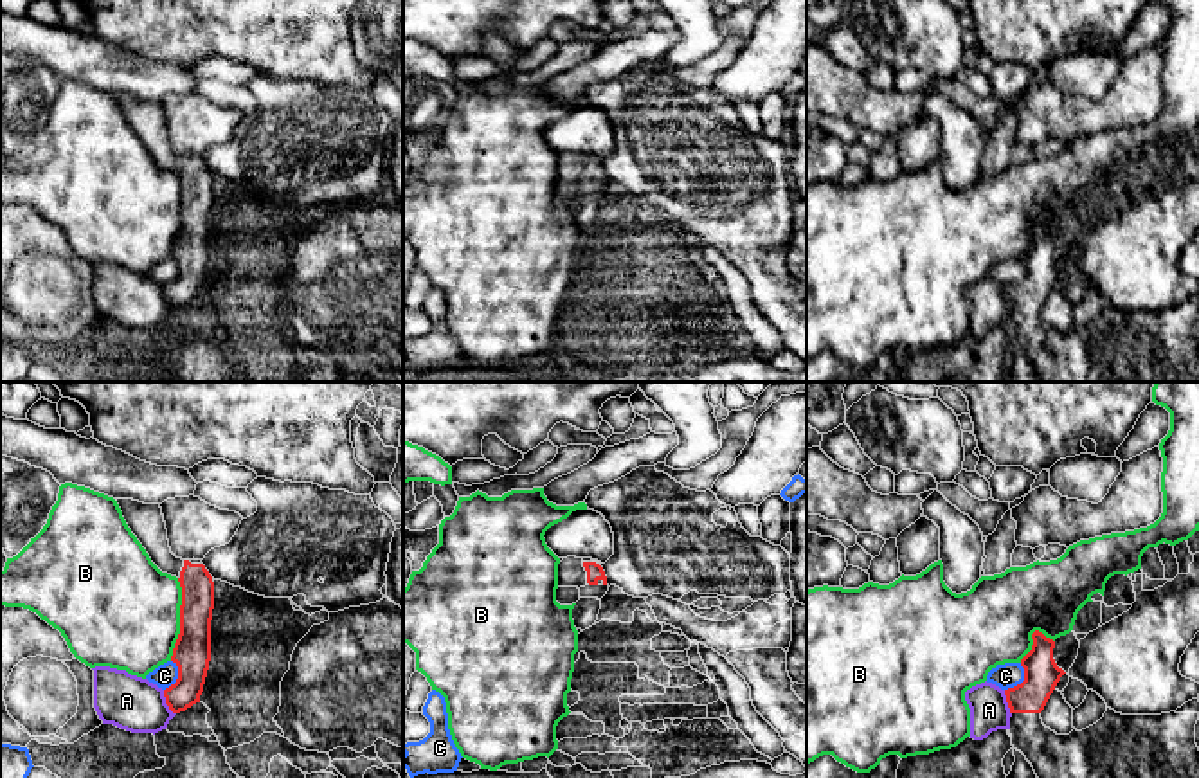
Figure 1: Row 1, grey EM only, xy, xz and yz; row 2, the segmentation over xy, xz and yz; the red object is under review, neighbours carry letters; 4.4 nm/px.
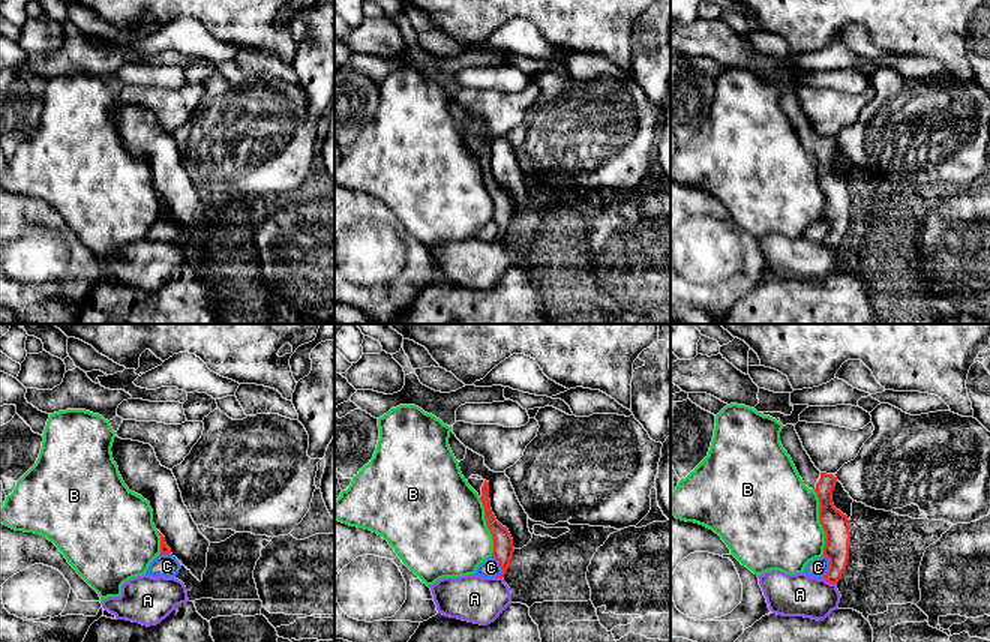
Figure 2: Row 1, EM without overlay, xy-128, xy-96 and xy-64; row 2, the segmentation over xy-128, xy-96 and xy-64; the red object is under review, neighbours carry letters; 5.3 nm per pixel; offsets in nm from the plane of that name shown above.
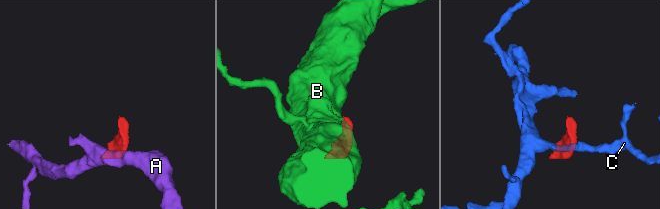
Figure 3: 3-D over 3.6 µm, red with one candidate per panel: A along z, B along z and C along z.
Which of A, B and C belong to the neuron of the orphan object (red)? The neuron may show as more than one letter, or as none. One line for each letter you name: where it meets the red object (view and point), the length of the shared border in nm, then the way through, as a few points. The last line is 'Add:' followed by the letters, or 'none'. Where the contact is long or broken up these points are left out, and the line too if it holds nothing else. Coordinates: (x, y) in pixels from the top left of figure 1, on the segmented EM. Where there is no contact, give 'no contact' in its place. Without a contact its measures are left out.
Add: none

